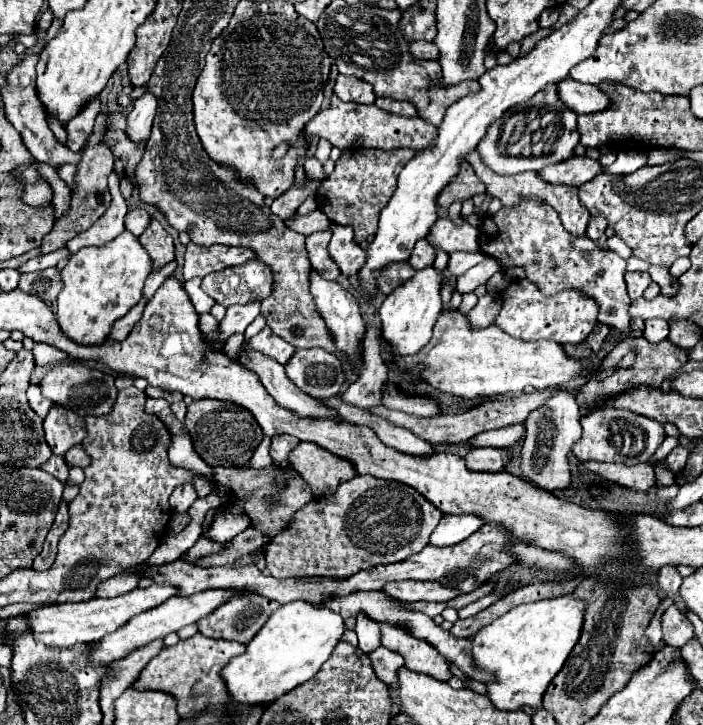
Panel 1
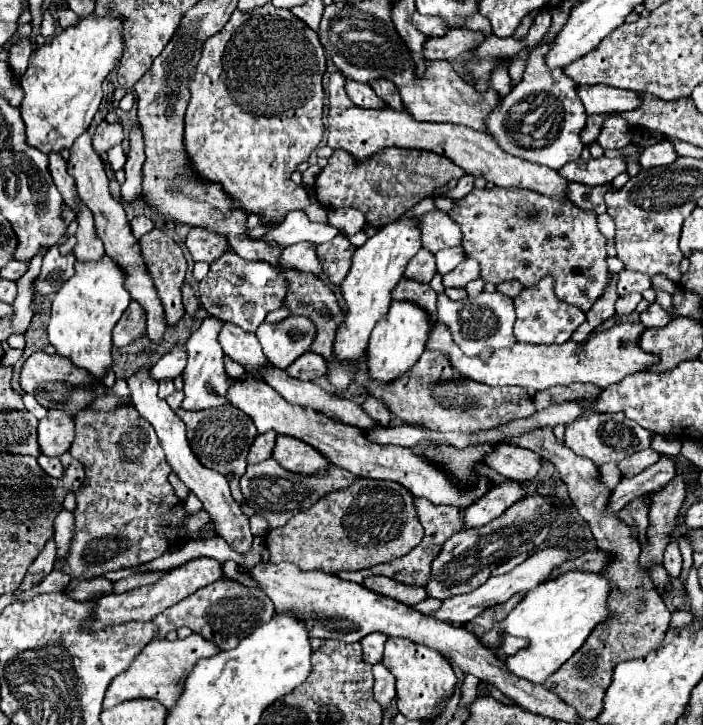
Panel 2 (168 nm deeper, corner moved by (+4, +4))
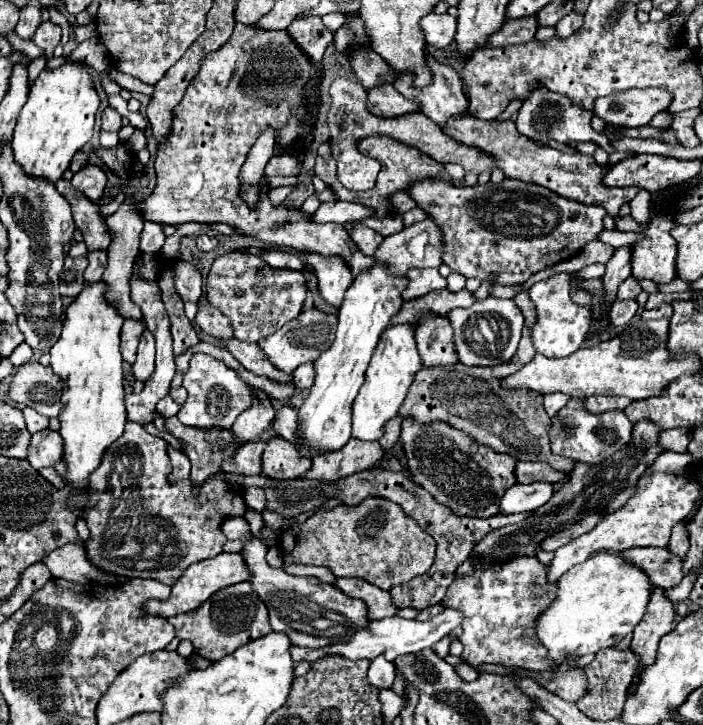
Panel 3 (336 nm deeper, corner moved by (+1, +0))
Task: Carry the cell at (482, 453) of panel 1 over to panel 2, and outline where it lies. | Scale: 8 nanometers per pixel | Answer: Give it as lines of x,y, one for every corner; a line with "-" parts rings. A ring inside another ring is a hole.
496,444
492,452
484,456
484,464
504,478
530,480
540,470
540,456
514,444

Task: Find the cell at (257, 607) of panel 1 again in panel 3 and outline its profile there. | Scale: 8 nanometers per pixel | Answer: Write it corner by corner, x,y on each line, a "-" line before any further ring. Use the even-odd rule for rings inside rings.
241,582
227,586
213,594
213,598
205,600
203,606
189,614
179,614
169,618
169,622
175,626
177,636
181,640
189,640
195,646
195,652
211,662
217,662
225,658
227,654
235,652
235,648
253,642
265,634
271,632
267,608
261,602
261,598
253,592
251,582

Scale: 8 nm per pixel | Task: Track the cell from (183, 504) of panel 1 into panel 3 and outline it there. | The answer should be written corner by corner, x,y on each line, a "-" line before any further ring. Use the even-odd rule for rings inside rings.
167,446
167,450
169,450
169,460
171,460
171,466
173,466
173,478
185,478
185,476
189,476
189,458
183,454
183,452
179,452
179,450
175,450
173,446

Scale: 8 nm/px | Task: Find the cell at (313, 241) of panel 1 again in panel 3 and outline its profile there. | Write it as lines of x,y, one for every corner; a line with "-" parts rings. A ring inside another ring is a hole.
267,248
261,258
271,266
271,268
287,268
287,270
303,270
303,264
301,260
287,252
287,250
281,250
281,248

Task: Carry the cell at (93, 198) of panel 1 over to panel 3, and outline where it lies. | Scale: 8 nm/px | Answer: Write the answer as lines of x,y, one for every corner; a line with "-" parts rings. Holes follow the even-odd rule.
107,106
103,110
103,114
101,114
101,124
103,124
103,130
115,130
115,132
119,132
121,130
121,114
115,108

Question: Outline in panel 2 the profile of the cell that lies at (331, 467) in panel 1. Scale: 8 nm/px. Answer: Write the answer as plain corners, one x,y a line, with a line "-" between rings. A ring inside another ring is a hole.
278,436
272,458
276,458
286,470
294,470
298,474
316,474
330,466
316,448
292,436

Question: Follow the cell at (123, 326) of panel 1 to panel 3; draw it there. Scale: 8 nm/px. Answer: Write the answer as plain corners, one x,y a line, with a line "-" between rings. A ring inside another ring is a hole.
125,320
123,330
121,330
121,354
127,364
135,362
135,352
137,344
141,338
141,332
145,330
145,324
141,320

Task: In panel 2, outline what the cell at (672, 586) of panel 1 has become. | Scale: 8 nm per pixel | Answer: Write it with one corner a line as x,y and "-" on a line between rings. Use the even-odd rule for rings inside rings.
670,542
666,546
666,552
664,552
664,568
668,570
670,578
678,578
680,566
682,566
682,556
680,556
678,544
676,542

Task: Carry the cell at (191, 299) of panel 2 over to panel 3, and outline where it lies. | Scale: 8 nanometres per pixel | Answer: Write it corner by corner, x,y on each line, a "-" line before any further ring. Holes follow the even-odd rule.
179,260
173,266
173,276
175,276
177,294
181,296
181,300
197,304
201,298
201,274
199,274
199,270
195,266
191,266
189,262

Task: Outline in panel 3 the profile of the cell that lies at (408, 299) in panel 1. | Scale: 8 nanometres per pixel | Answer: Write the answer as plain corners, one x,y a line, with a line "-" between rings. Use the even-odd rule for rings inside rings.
393,326
383,332
377,350
371,358
371,364
365,374
365,384
361,386
355,402
353,402
353,430
351,438
357,440
379,440
383,436
385,424
399,416
399,408
407,396
407,390
415,378
415,374
423,368
421,358
417,356
417,344
413,340
415,332
407,326

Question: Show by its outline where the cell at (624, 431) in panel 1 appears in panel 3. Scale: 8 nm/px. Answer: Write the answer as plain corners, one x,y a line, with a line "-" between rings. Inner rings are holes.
569,400
565,408
559,410
559,416
551,418
549,424
549,440
551,440
551,452
571,458
575,462
585,464
601,464
607,460
613,452
617,452
621,446
625,446
631,440
631,420
621,410
603,412
603,414
591,414
585,410
581,400

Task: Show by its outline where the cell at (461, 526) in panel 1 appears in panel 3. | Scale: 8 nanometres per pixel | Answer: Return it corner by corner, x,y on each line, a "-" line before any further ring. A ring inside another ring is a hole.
533,482
533,484
515,484
501,498
501,514
515,512
533,512
547,504
553,496
555,488
549,482

